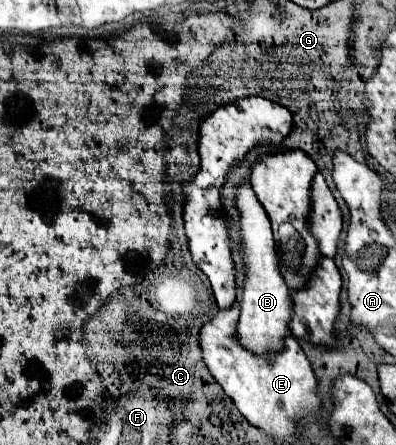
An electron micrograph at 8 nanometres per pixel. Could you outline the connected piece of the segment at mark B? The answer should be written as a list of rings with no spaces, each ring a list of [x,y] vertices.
[[[248,179],[238,183],[234,203],[240,213],[240,249],[242,249],[242,261],[246,267],[244,293],[240,301],[242,313],[238,321],[238,337],[240,337],[240,343],[256,355],[278,353],[282,349],[284,337],[290,335],[288,323],[292,317],[292,307],[290,307],[288,285],[284,283],[284,277],[280,275],[280,269],[278,269],[278,257],[276,257],[270,219]]]

